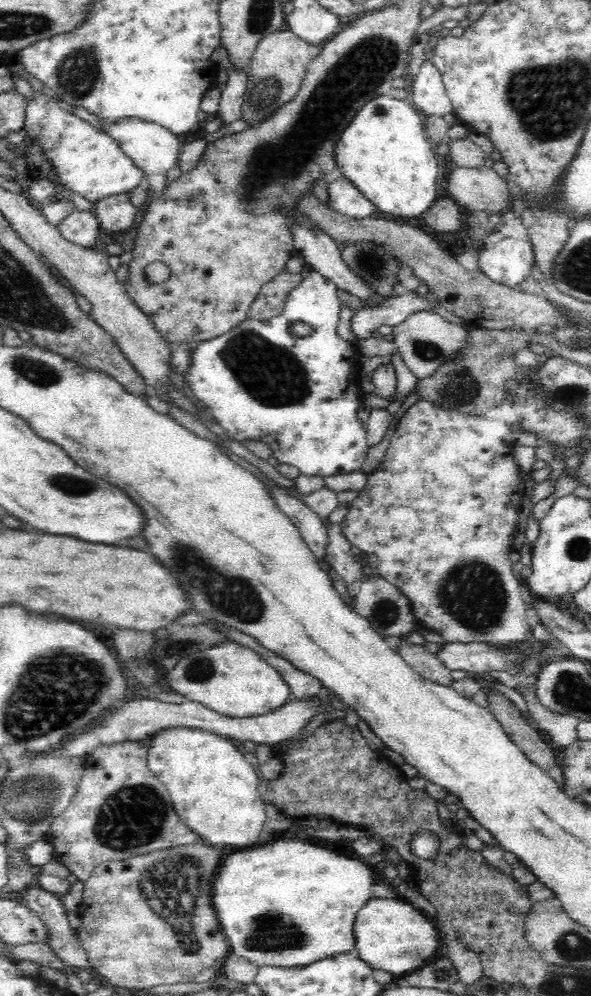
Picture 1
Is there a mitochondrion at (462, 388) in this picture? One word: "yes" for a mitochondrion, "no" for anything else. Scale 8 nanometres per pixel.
yes

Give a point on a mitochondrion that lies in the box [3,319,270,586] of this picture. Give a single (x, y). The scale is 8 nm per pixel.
(36, 372)

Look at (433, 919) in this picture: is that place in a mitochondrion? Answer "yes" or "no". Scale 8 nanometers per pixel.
no

